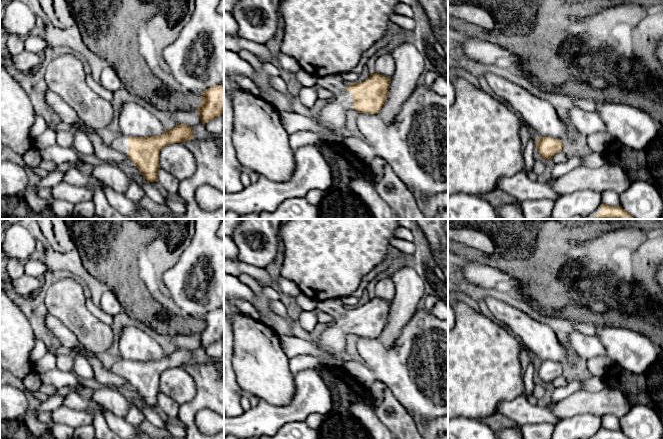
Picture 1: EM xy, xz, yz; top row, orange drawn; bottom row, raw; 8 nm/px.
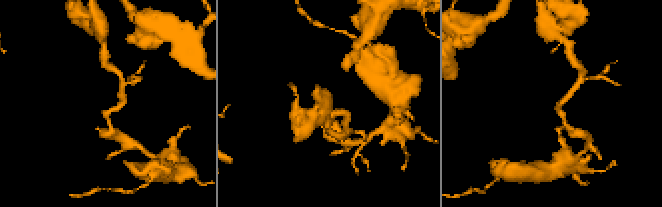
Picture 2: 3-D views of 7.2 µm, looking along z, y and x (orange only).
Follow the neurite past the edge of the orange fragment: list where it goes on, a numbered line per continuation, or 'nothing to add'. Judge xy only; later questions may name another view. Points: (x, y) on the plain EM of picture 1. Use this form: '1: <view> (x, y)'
1: xy (120, 368)

